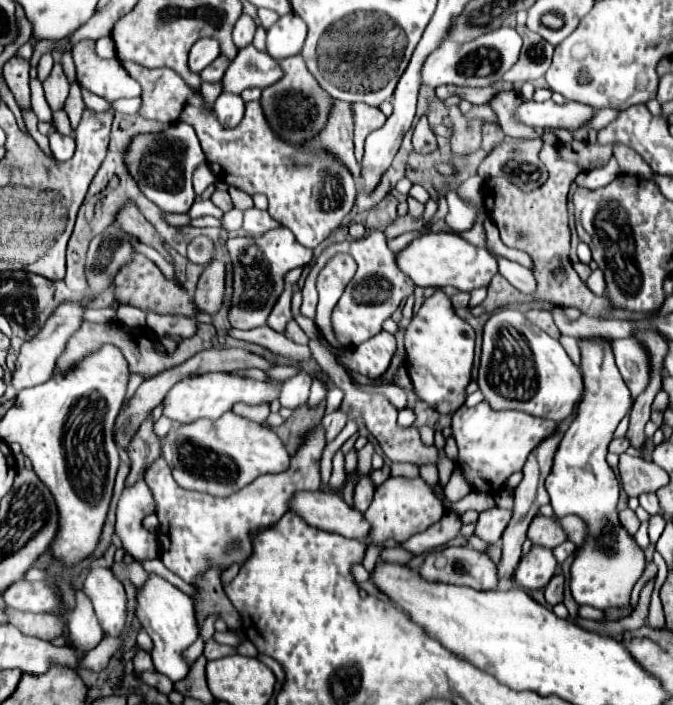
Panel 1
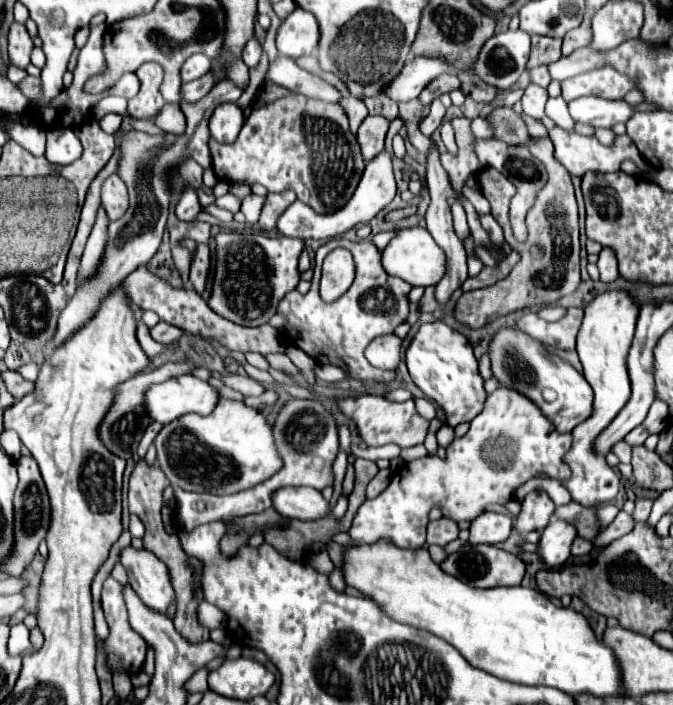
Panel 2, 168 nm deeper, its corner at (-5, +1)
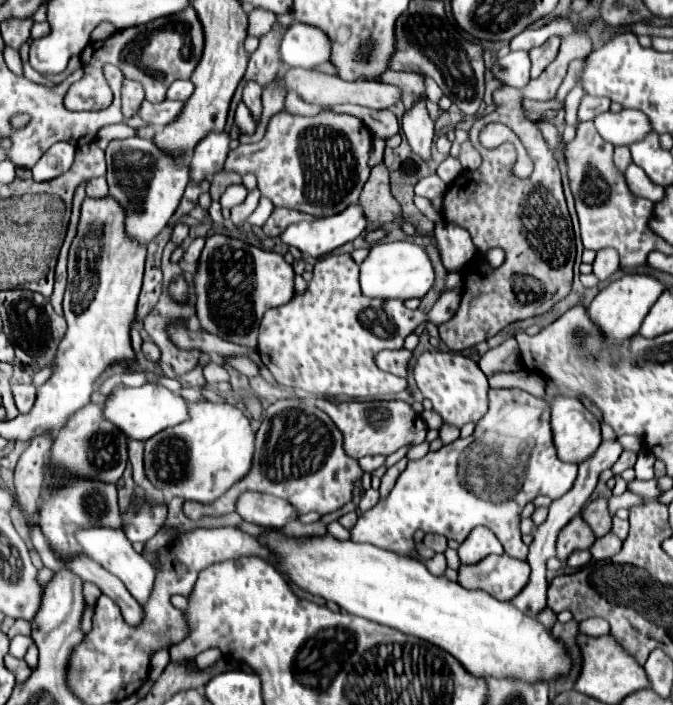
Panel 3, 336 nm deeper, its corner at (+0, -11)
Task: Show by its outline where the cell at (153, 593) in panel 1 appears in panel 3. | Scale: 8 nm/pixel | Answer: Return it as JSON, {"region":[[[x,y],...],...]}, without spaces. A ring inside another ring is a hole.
{"region":[[[82,528],[76,532],[76,540],[78,544],[82,546],[84,554],[90,556],[94,562],[98,562],[102,568],[106,568],[110,574],[118,576],[126,588],[130,590],[130,594],[140,602],[140,604],[146,604],[150,592],[152,592],[152,586],[154,586],[154,568],[150,564],[150,560],[146,560],[142,554],[138,554],[130,540],[126,538],[126,534],[118,528]]]}

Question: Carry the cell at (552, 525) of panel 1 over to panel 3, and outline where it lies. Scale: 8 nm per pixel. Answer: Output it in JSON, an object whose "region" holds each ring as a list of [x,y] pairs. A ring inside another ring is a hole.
{"region":[[[598,498],[590,502],[586,510],[582,510],[582,518],[590,524],[596,538],[608,534],[612,528],[612,516],[608,512],[608,498]]]}

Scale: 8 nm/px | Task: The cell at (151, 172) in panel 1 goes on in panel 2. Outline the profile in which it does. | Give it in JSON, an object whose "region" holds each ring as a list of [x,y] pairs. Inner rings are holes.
{"region":[[[187,186],[175,206],[175,214],[179,220],[195,220],[195,216],[201,212],[201,204],[199,204],[199,196],[197,190],[193,186]]]}

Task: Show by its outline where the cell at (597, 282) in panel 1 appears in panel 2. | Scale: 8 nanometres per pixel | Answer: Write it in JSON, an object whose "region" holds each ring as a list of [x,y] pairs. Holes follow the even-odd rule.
{"region":[[[603,248],[601,254],[599,254],[599,272],[601,272],[601,282],[613,282],[619,272],[617,272],[617,260],[615,260],[615,254],[611,248]]]}

